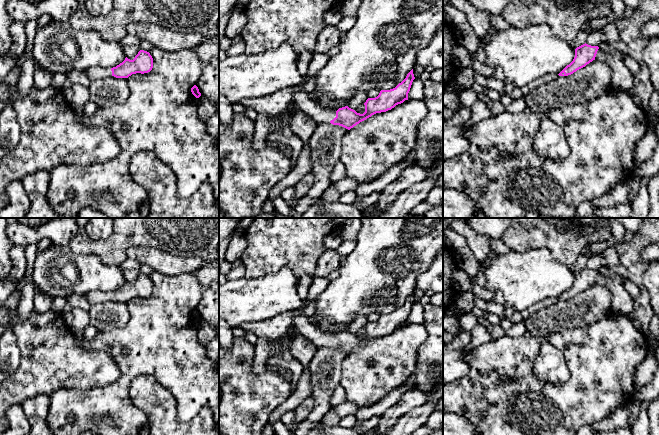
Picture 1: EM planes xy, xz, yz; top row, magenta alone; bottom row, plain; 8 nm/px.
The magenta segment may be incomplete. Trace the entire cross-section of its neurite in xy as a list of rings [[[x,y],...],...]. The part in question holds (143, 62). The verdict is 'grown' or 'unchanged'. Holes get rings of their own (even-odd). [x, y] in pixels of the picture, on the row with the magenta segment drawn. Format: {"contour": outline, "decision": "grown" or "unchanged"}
{"contour": [[[140,50],[133,60],[125,60],[113,68],[95,67],[84,71],[88,78],[93,81],[98,78],[114,76],[116,78],[128,78],[136,73],[148,73],[153,68],[153,58],[149,52]]], "decision": "grown"}

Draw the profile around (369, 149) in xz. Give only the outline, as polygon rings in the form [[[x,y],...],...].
[[[406,100],[351,128],[341,142],[346,177],[368,183],[403,161],[414,149],[417,126],[426,113],[423,100]]]

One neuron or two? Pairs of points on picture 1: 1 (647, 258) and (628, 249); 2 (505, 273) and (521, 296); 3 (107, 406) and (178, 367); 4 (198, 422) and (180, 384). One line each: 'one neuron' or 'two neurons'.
1: two neurons
2: one neuron
3: one neuron
4: two neurons

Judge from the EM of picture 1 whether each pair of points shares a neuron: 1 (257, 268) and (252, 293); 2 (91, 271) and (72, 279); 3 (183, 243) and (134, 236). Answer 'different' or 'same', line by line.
1: different
2: same
3: same

